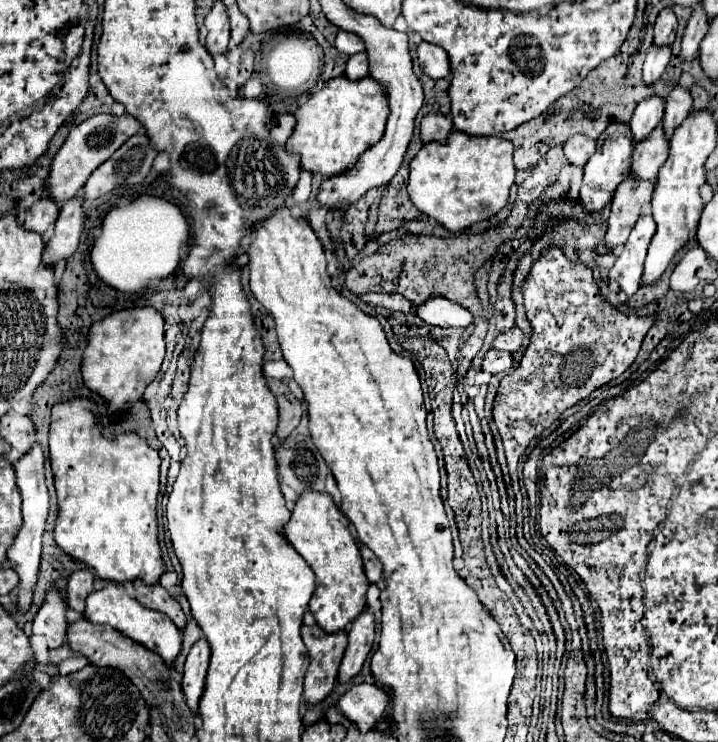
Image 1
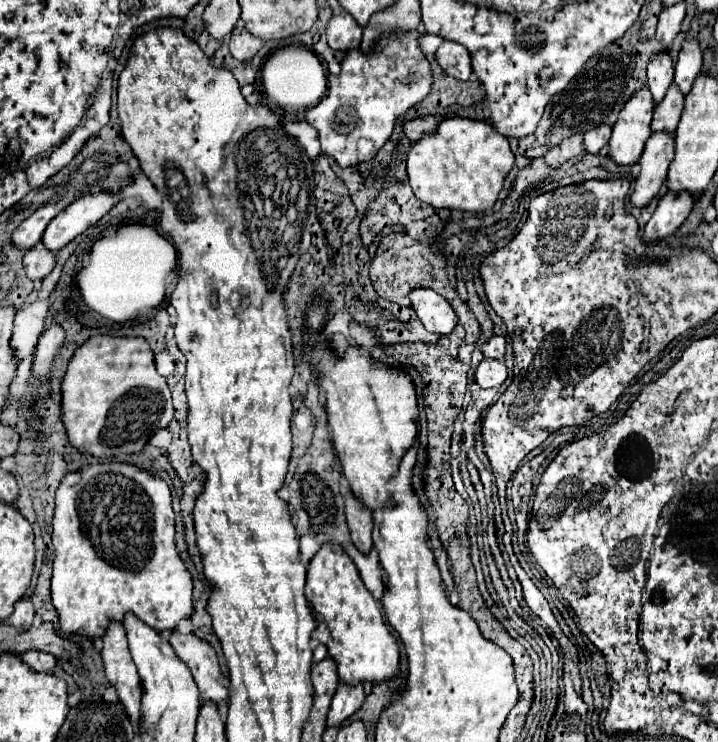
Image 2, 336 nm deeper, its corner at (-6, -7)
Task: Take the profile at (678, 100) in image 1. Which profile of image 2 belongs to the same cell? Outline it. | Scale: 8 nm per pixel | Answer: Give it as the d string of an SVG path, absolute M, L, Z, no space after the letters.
M685 40L675 66L675 84L683 94L689 94L695 78L701 72L701 48L697 40Z

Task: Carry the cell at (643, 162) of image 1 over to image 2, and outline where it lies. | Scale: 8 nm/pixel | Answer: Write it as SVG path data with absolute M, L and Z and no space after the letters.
M671 84L665 100L655 106L653 122L651 122L653 132L669 132L669 134L673 134L673 130L679 124L681 112L683 112L683 98L685 96L679 92L679 88L675 84Z

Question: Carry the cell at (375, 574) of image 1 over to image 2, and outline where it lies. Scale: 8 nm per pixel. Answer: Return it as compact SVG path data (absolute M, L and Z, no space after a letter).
M351 492L345 494L345 514L347 514L347 524L351 530L353 544L361 554L369 554L373 548L373 540L371 540L373 520L369 510L363 508L363 504L359 504L359 500Z

